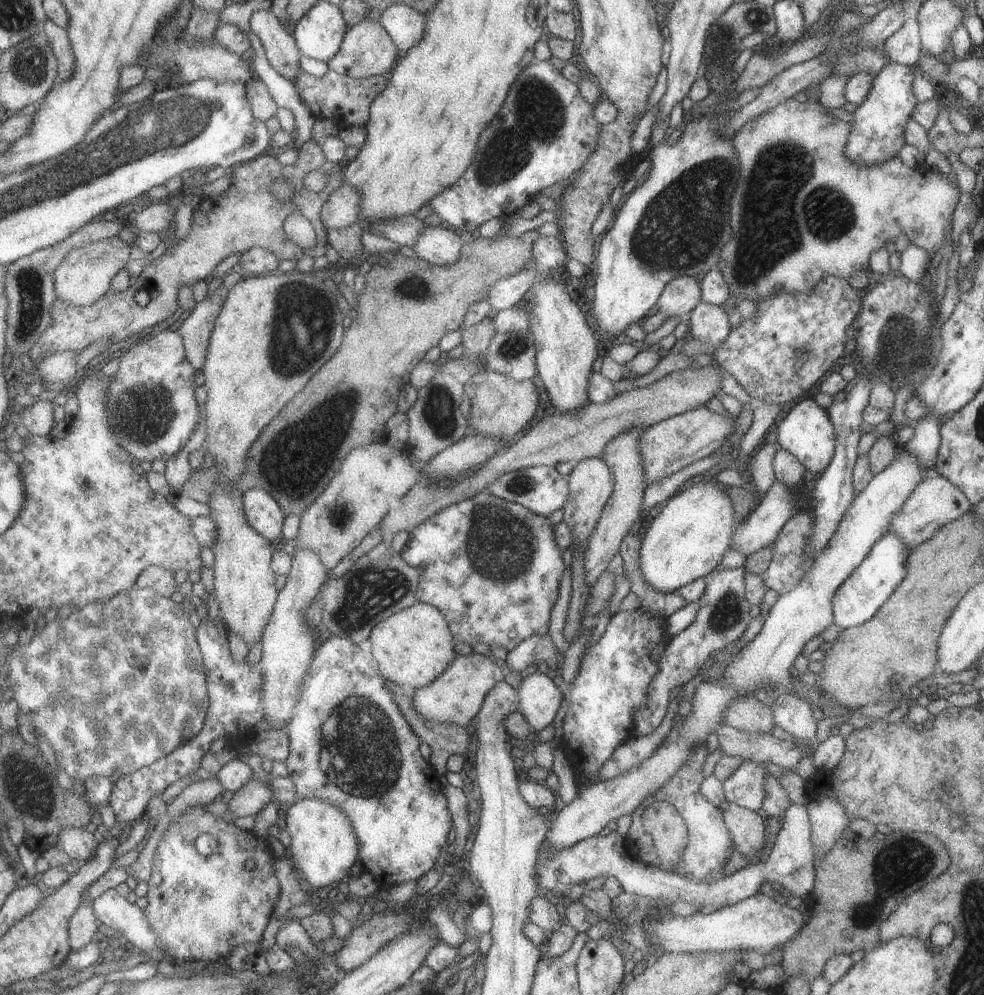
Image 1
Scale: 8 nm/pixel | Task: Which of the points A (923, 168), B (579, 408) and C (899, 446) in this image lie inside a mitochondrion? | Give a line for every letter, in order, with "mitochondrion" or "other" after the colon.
A: other
B: other
C: other

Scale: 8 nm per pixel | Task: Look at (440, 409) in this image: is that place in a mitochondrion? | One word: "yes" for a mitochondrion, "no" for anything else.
yes

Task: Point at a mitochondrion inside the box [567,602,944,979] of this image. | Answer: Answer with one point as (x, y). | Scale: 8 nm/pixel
(906, 858)

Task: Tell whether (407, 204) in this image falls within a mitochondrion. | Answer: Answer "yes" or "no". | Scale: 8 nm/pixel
no

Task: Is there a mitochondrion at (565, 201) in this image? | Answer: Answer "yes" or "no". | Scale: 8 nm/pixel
no

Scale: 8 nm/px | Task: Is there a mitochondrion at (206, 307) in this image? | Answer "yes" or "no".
no

